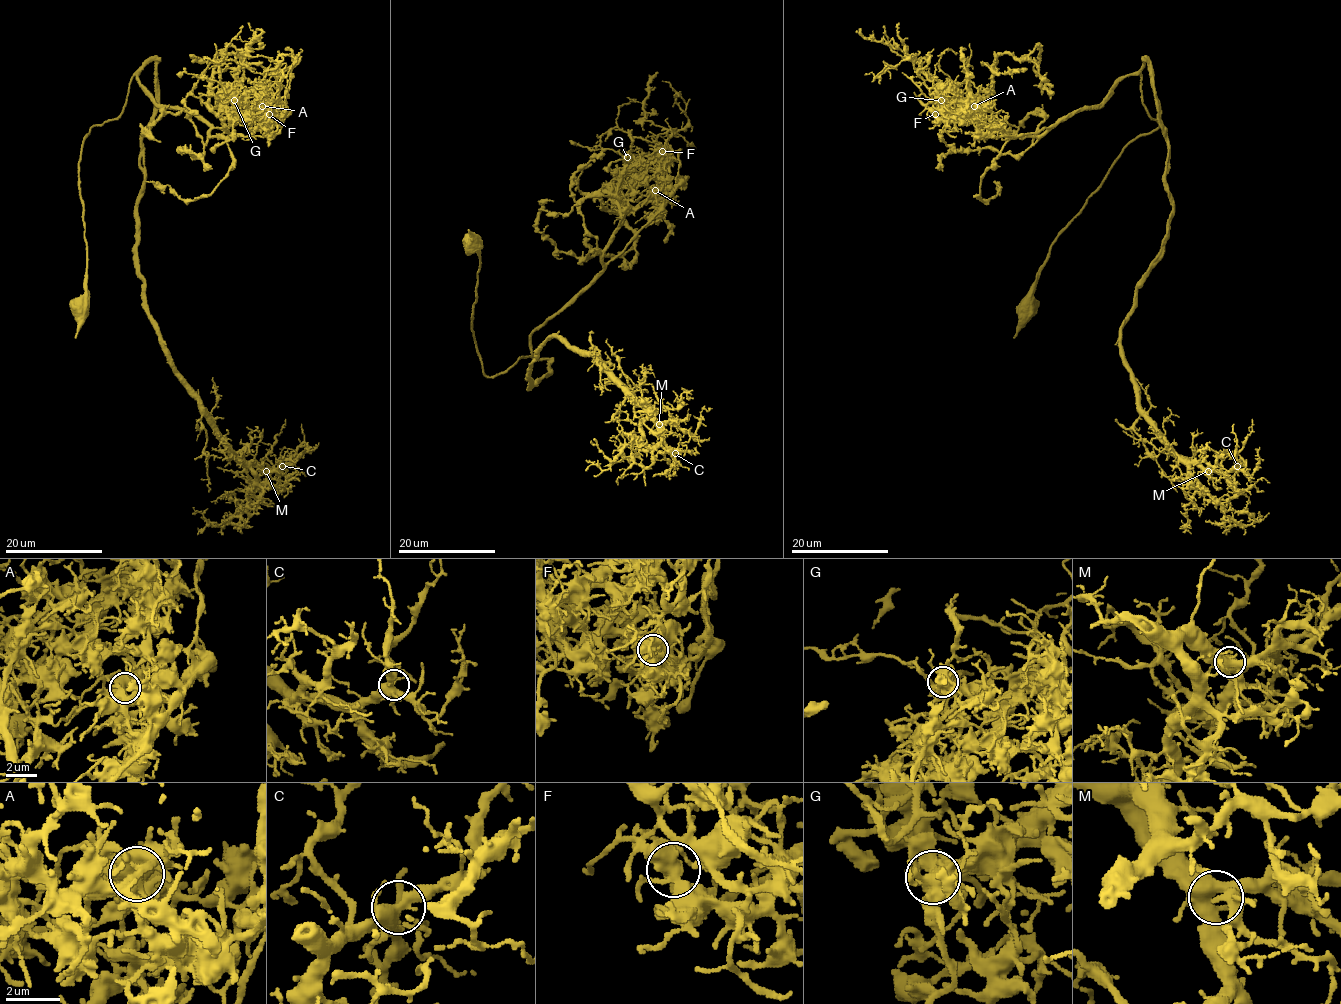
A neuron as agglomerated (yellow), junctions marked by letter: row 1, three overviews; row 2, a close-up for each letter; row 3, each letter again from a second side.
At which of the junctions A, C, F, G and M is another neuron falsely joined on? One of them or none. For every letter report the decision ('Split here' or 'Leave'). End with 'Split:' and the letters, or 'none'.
A: Leave
C: Leave
F: Leave
G: Split here
M: Leave
Split: G

